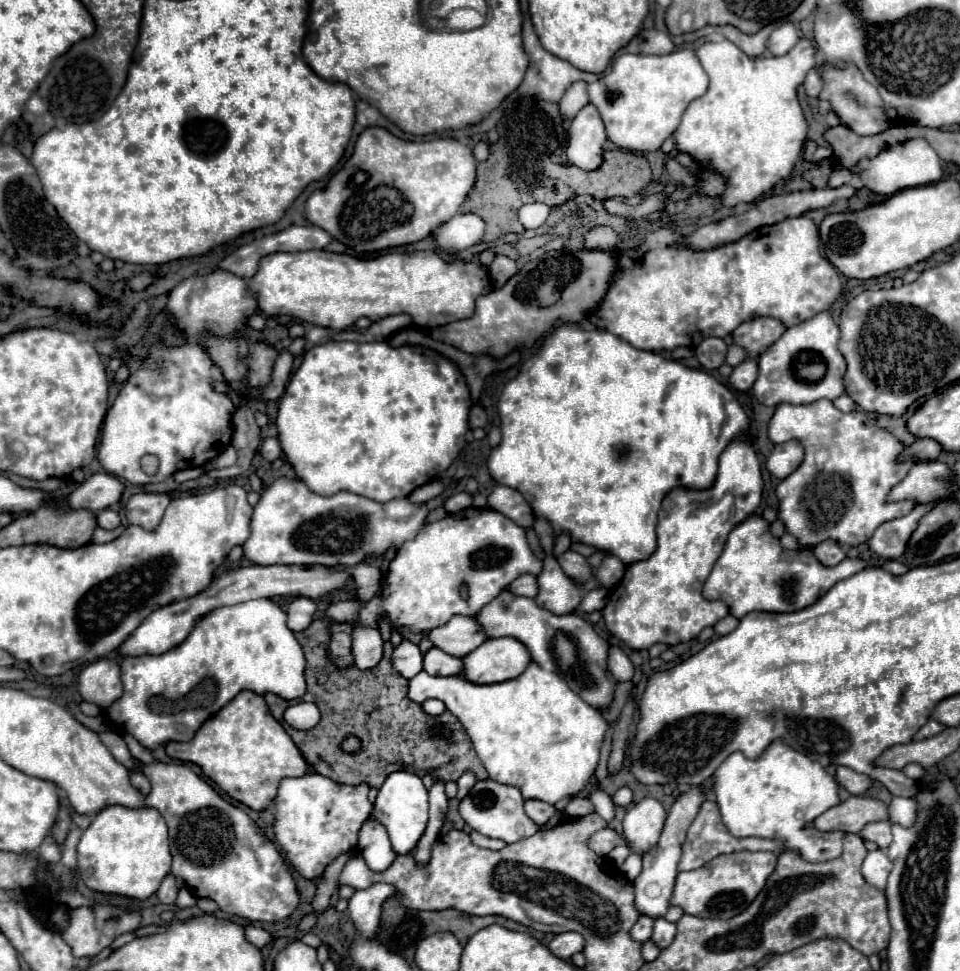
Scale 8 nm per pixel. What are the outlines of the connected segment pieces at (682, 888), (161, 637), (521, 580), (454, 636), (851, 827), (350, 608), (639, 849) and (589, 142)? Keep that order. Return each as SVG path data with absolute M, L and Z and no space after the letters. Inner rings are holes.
M737 851L729 855L719 855L713 861L705 863L693 871L681 871L675 881L675 889L671 895L671 905L681 907L687 915L693 917L717 917L729 919L737 913L745 911L757 893L765 887L767 877L773 873L777 863L777 853L771 851Z
M249 565L249 567L239 567L239 569L229 569L223 571L219 575L215 575L215 579L211 581L211 585L207 589L203 589L201 593L169 603L157 611L153 611L135 631L133 635L119 647L121 655L159 655L165 653L173 647L177 647L181 641L185 641L185 637L189 637L189 633L193 631L193 625L197 625L197 621L217 609L217 607L225 607L225 605L237 605L249 599L259 599L259 597L311 597L311 599L321 599L325 595L329 595L335 589L347 587L349 583L349 575L347 573L329 573L325 567L321 565Z
M521 575L517 577L511 585L509 585L509 591L513 595L521 595L521 597L529 597L529 599L535 599L537 597L537 591L539 591L539 585L537 585L537 577L535 575Z
M455 615L447 625L429 631L429 639L441 651L453 657L465 657L473 649L481 647L487 641L487 635L473 617Z
M849 797L837 807L825 811L815 819L815 827L821 831L847 831L859 833L863 825L871 821L887 821L889 823L889 807L875 797Z
M333 601L327 607L327 617L335 619L335 621L353 621L357 617L361 603L359 601Z
M643 799L635 803L623 819L623 835L631 853L645 855L657 845L665 825L665 809L657 799Z
M585 105L571 121L565 155L571 165L583 171L593 171L603 163L605 141L605 127L597 109L593 105Z

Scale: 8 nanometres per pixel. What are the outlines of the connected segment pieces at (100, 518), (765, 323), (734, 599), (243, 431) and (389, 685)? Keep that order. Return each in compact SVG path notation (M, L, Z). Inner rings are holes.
M103 509L97 511L97 525L101 529L117 529L119 527L119 515L111 509Z
M755 317L741 323L733 331L733 343L739 345L747 359L757 359L771 343L775 343L785 331L783 323L773 317Z
M751 515L729 533L725 549L705 581L703 595L707 599L725 601L729 605L729 613L737 619L751 611L799 611L813 605L837 581L843 581L865 567L867 565L861 559L843 559L837 567L823 567L809 549L805 549L805 555L799 549L783 551L779 541L771 537L769 525L761 517Z
M241 405L237 409L237 413L233 415L233 425L235 425L235 433L233 433L231 445L237 449L239 459L233 467L223 469L221 473L217 473L217 469L209 469L207 475L213 477L213 479L231 479L231 477L237 477L237 475L249 471L251 461L253 461L255 453L259 451L261 429L255 423L255 419L251 415L251 409L247 405Z
M327 619L313 621L309 629L295 633L295 637L307 659L307 693L301 697L301 701L315 703L321 711L321 721L309 731L297 731L283 721L283 711L295 705L295 701L285 701L269 693L265 695L265 701L273 717L283 723L295 745L317 773L343 785L367 783L369 787L377 789L393 771L409 771L419 777L431 775L433 781L457 781L467 771L477 773L477 765L481 765L481 761L475 755L469 737L455 735L439 721L439 717L425 713L419 703L407 699L407 679L393 669L391 641L383 645L385 653L375 669L359 671L357 667L349 667L341 671L327 657ZM345 735L357 735L361 739L359 753L347 755L341 751L339 743Z

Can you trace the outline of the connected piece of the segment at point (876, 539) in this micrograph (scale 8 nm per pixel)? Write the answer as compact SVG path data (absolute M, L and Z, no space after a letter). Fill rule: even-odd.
M941 499L929 501L929 505L915 505L915 509L909 515L879 525L877 531L873 533L873 537L869 539L871 551L875 551L883 559L899 559L905 551L905 545L907 545L913 529L917 529L921 517L925 513L929 513L939 501Z

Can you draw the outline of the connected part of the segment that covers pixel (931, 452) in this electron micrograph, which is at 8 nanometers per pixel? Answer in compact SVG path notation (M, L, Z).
M917 439L903 457L913 457L915 461L917 461L917 459L933 461L933 459L937 459L941 453L943 453L943 449L941 449L941 445L939 445L937 441L933 441L933 439Z

